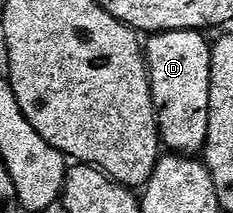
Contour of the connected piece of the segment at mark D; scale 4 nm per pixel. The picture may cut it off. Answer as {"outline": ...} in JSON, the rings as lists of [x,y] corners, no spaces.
{"outline":[[[166,29],[163,33],[153,33],[143,46],[144,59],[148,62],[148,82],[152,88],[152,106],[156,109],[156,126],[160,129],[160,140],[165,150],[176,155],[203,154],[204,145],[208,141],[210,131],[210,71],[212,70],[212,45],[203,32],[195,29]]]}

